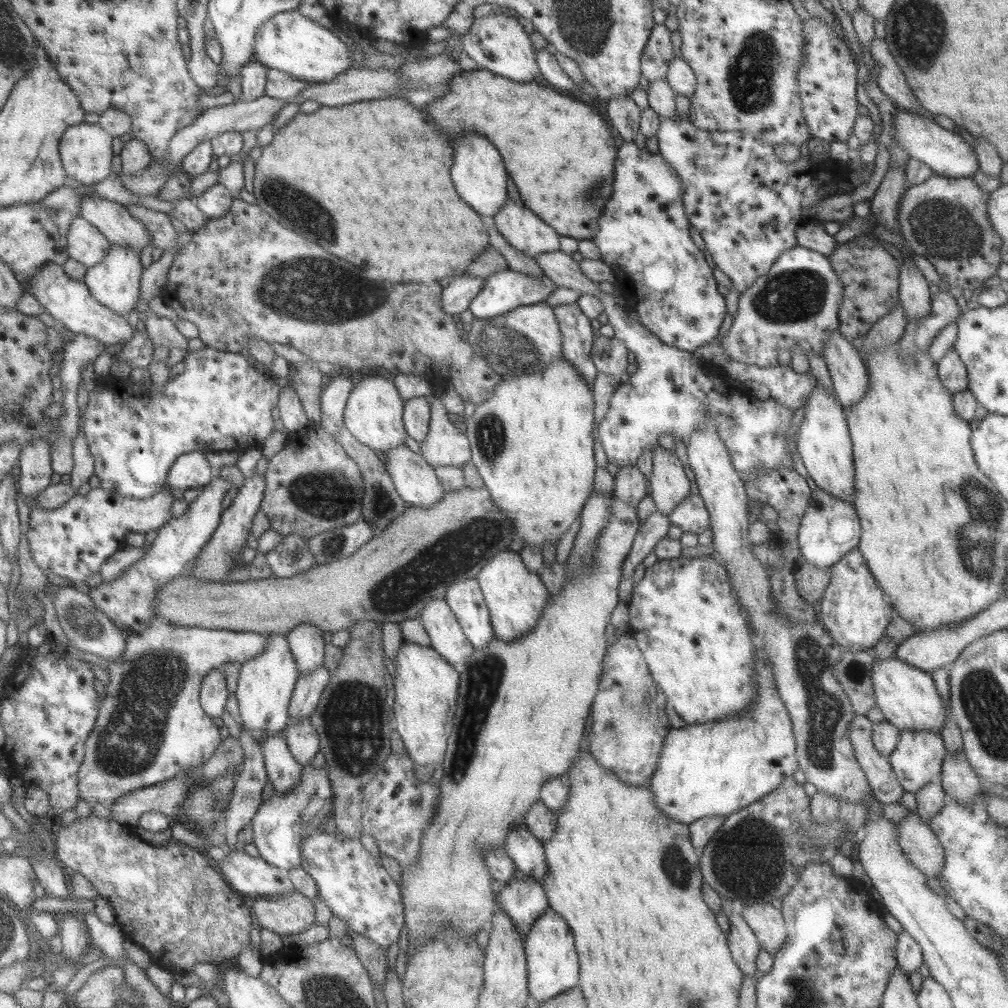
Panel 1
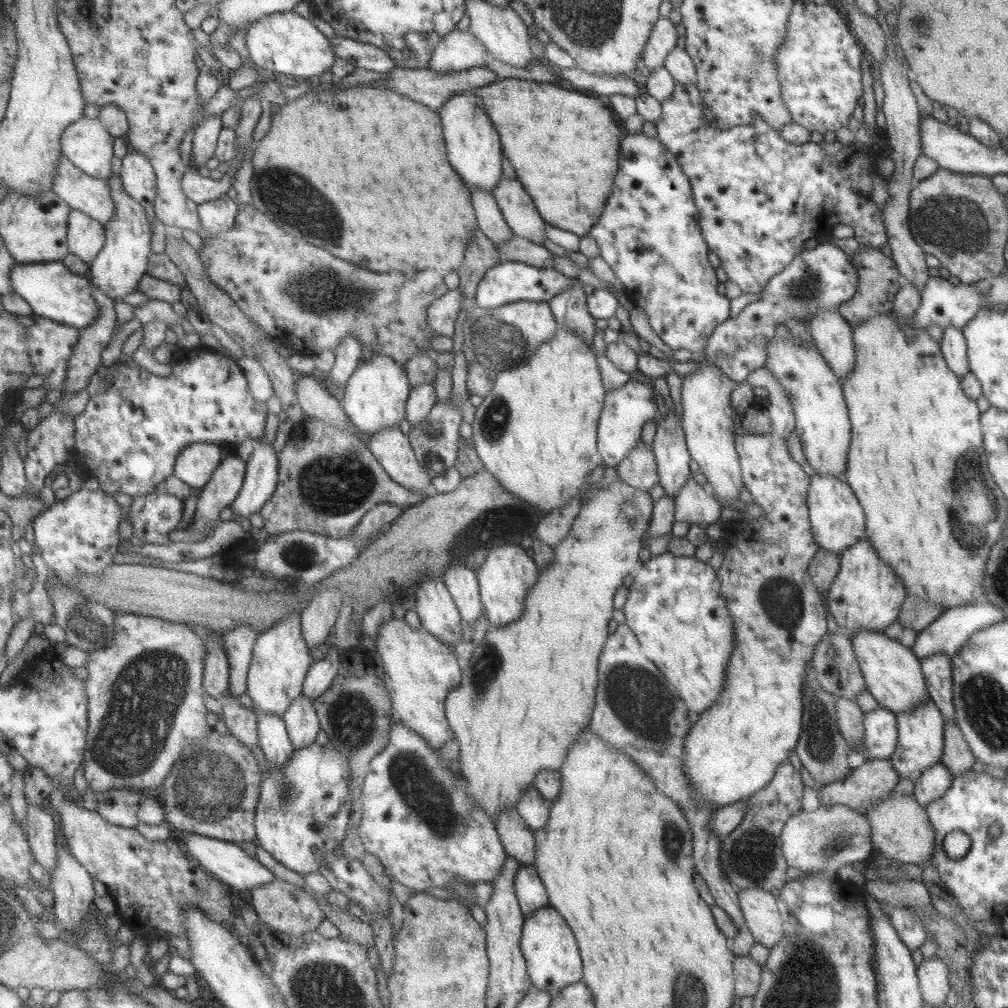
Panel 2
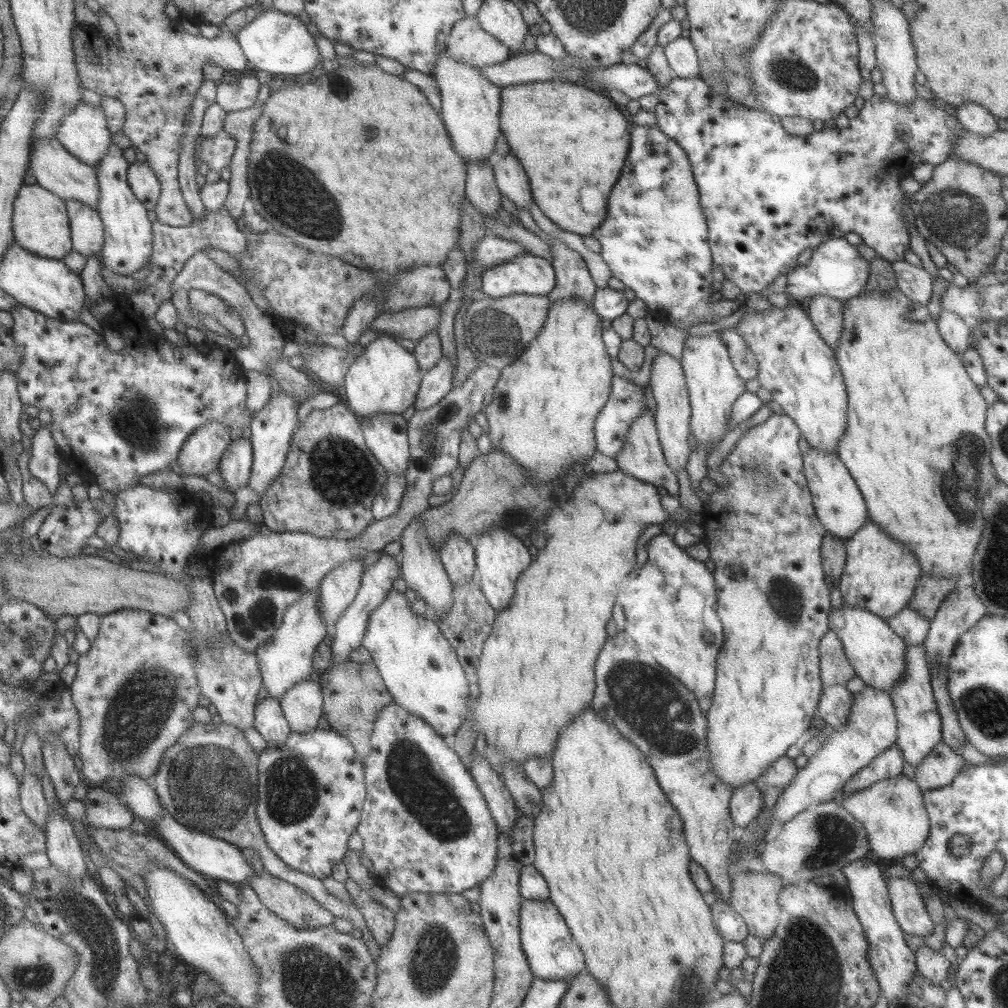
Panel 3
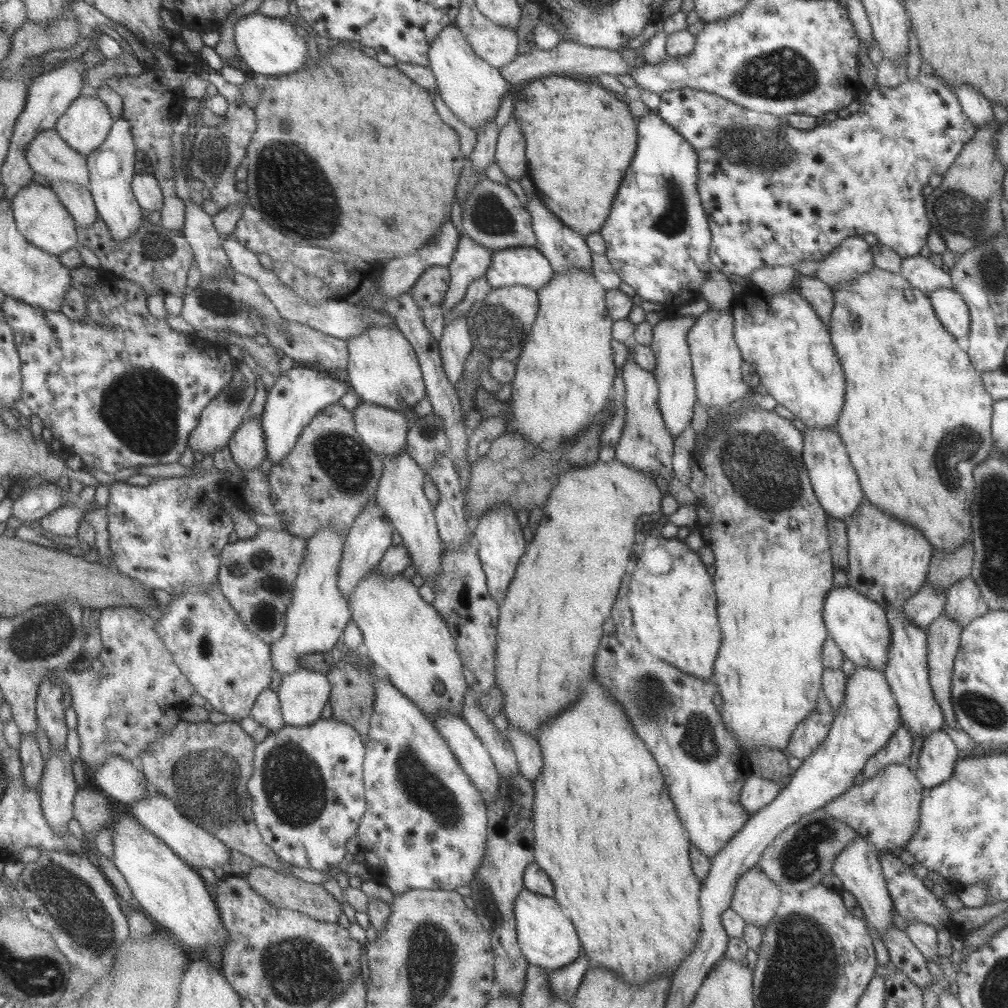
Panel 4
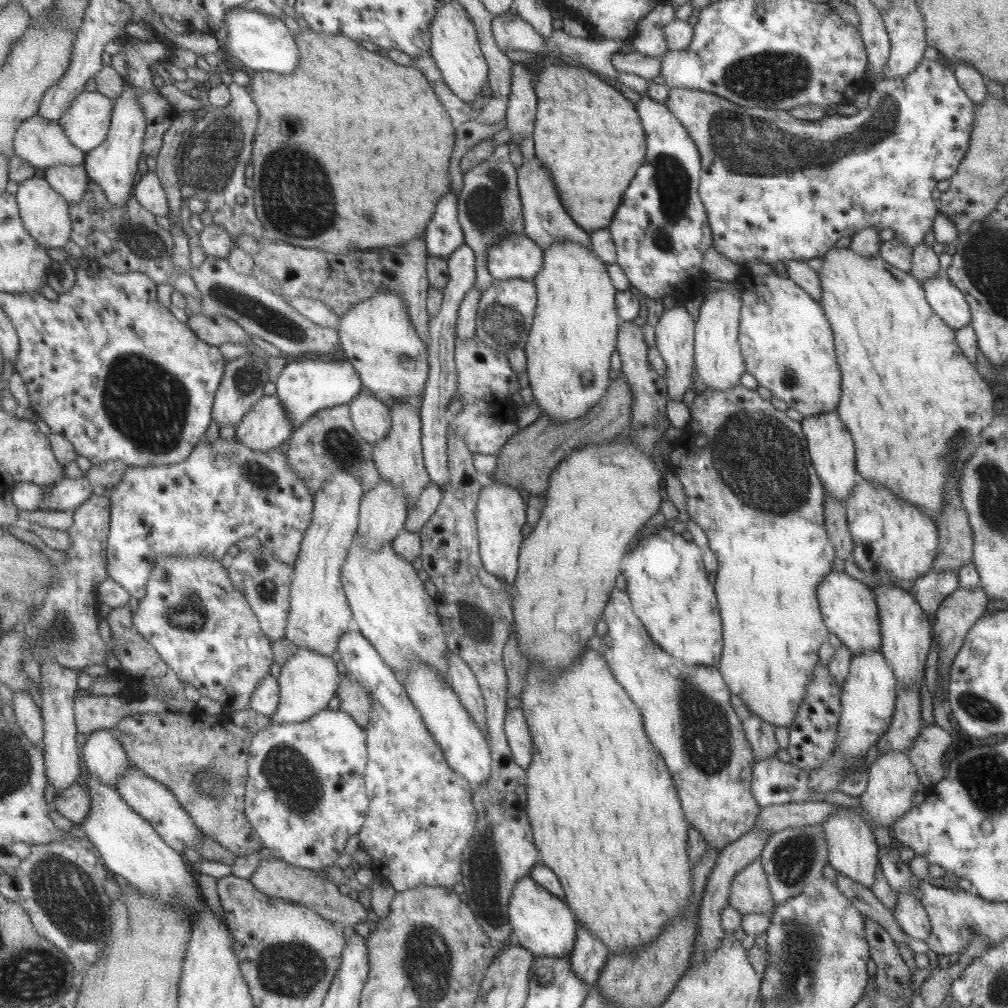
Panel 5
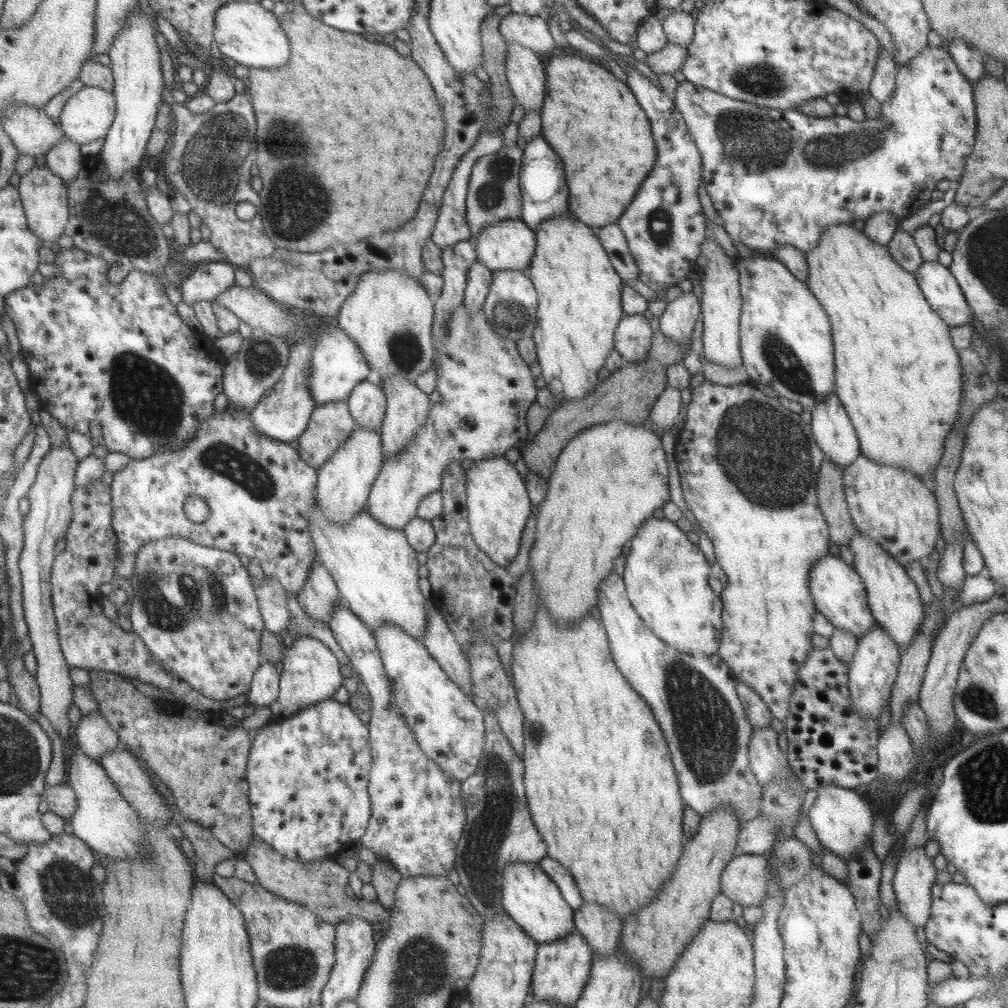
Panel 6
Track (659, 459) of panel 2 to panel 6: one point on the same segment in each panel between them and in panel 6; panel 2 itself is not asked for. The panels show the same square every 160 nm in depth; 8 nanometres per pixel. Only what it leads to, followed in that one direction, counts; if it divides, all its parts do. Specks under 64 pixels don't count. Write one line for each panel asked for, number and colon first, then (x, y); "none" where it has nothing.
3: (672, 415)
4: (676, 395)
5: (674, 331)
6: (676, 322)

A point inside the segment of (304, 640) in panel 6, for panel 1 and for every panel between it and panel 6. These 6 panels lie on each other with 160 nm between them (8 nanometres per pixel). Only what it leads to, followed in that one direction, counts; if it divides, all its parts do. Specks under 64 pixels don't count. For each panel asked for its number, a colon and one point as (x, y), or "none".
1: (301, 740)
2: (301, 723)
3: (301, 705)
4: (302, 694)
5: (307, 681)

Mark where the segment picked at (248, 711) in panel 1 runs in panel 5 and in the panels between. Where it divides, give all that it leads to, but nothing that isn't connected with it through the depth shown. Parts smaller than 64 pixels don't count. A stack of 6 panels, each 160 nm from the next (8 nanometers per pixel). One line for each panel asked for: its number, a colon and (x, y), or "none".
2: (279, 660)
3: (285, 659)
4: (317, 614)
5: (318, 615)

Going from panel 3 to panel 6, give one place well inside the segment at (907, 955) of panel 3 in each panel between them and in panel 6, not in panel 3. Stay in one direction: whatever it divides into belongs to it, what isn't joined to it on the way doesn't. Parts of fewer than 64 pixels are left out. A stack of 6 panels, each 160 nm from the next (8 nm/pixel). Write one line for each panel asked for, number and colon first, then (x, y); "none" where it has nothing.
4: (857, 866)
5: (852, 851)
6: (841, 819)

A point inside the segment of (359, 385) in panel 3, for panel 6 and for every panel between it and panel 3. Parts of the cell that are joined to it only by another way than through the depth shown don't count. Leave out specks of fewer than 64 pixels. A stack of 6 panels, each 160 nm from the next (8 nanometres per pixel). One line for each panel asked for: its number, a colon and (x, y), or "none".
4: (382, 369)
5: (376, 336)
6: (388, 316)

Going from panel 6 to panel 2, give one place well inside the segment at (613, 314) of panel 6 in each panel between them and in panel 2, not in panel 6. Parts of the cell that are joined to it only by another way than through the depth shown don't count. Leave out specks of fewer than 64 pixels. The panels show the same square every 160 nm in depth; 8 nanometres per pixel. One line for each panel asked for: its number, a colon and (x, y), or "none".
2: (535, 432)
3: (544, 403)
4: (563, 375)
5: (568, 347)

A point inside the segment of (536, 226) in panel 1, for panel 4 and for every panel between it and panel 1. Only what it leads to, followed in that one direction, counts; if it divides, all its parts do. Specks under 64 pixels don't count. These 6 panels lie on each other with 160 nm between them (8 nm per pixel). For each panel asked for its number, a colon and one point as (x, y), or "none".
2: (519, 211)
3: (511, 181)
4: (509, 155)

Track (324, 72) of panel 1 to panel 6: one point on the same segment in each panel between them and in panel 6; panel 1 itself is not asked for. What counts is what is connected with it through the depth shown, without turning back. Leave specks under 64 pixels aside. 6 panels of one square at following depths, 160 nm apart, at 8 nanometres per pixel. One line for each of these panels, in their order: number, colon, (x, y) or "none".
2: (284, 43)
3: (274, 42)
4: (266, 45)
5: (261, 42)
6: (244, 33)

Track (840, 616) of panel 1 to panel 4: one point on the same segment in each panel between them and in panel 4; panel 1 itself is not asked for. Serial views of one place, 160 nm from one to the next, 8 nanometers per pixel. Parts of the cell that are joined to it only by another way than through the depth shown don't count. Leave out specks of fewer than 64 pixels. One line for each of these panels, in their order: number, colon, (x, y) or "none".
2: (865, 593)
3: (879, 575)
4: (888, 561)

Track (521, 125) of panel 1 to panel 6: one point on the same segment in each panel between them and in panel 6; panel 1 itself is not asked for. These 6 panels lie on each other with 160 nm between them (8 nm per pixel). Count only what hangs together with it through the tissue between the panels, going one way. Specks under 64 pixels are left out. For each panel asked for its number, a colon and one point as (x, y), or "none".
2: (563, 147)
3: (572, 142)
4: (579, 139)
5: (587, 135)
6: (591, 119)

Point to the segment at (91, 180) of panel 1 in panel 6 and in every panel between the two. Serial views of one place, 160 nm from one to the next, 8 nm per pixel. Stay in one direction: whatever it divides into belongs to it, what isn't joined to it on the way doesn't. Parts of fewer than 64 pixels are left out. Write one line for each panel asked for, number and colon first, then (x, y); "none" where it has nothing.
2: (87, 142)
3: (84, 132)
4: (85, 125)
5: (86, 123)
6: (86, 116)

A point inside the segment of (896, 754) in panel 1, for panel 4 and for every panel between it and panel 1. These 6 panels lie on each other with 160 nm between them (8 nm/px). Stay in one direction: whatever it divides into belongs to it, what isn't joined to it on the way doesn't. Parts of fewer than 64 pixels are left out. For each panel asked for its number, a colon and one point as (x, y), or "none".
2: (919, 743)
3: (918, 723)
4: (906, 672)

